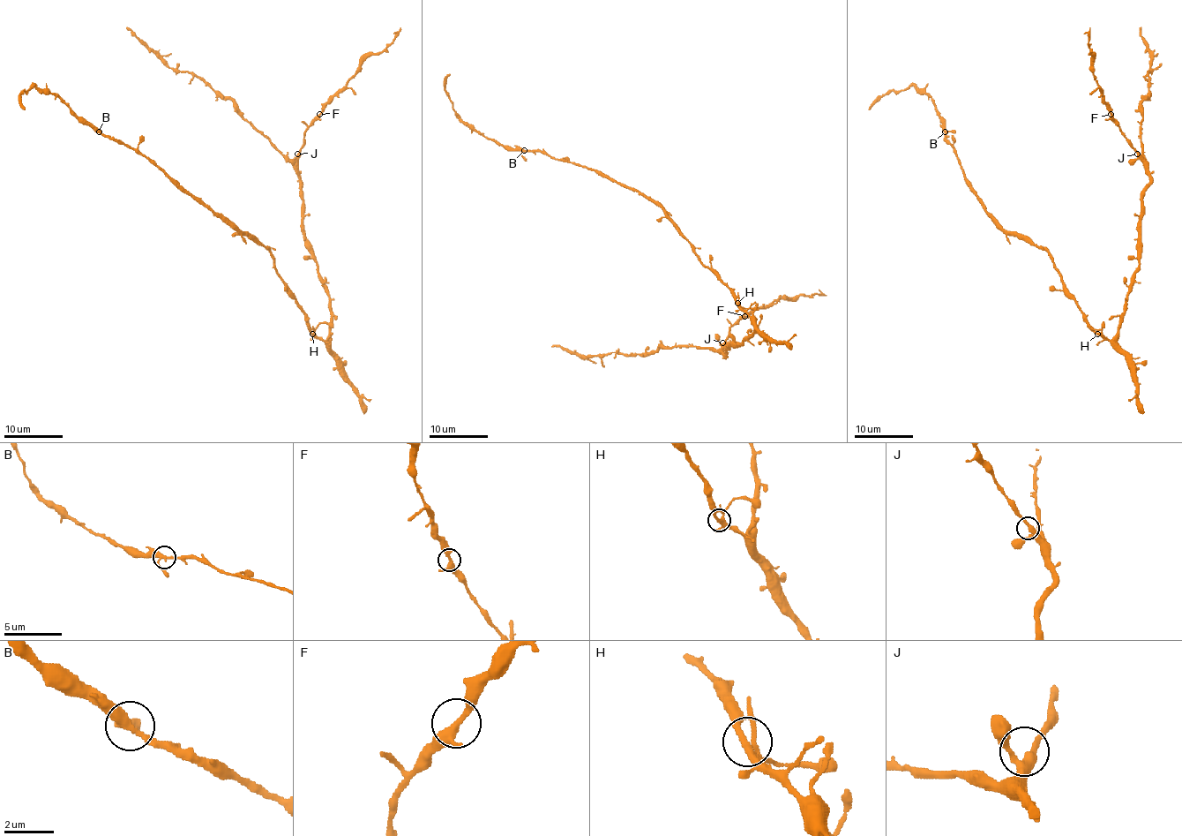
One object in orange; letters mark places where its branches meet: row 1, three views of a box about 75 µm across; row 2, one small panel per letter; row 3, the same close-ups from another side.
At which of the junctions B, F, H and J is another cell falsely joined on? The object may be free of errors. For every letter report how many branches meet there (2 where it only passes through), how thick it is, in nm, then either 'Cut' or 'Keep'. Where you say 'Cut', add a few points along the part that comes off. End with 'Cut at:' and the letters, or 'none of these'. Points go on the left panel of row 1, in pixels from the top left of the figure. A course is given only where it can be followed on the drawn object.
B: Branches: 3. Thickness 280 nm. Keep
F: Branches: 3. Thickness 300 nm. Keep
H: Branches: 3. Thickness 240 nm. Keep
J: Branches: 3. Thickness 300 nm. Keep
Cut at: none of these

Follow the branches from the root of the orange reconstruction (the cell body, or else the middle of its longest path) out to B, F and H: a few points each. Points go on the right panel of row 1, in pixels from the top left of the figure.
B: (1081, 310), (1053, 259), (1008, 234), (985, 211), (946, 140), (946, 131)
F: (1081, 310), (1084, 320), (1110, 341), (1138, 267), (1141, 193), (1150, 171), (1110, 114)
H: (1081, 310), (1084, 320), (1097, 334)

